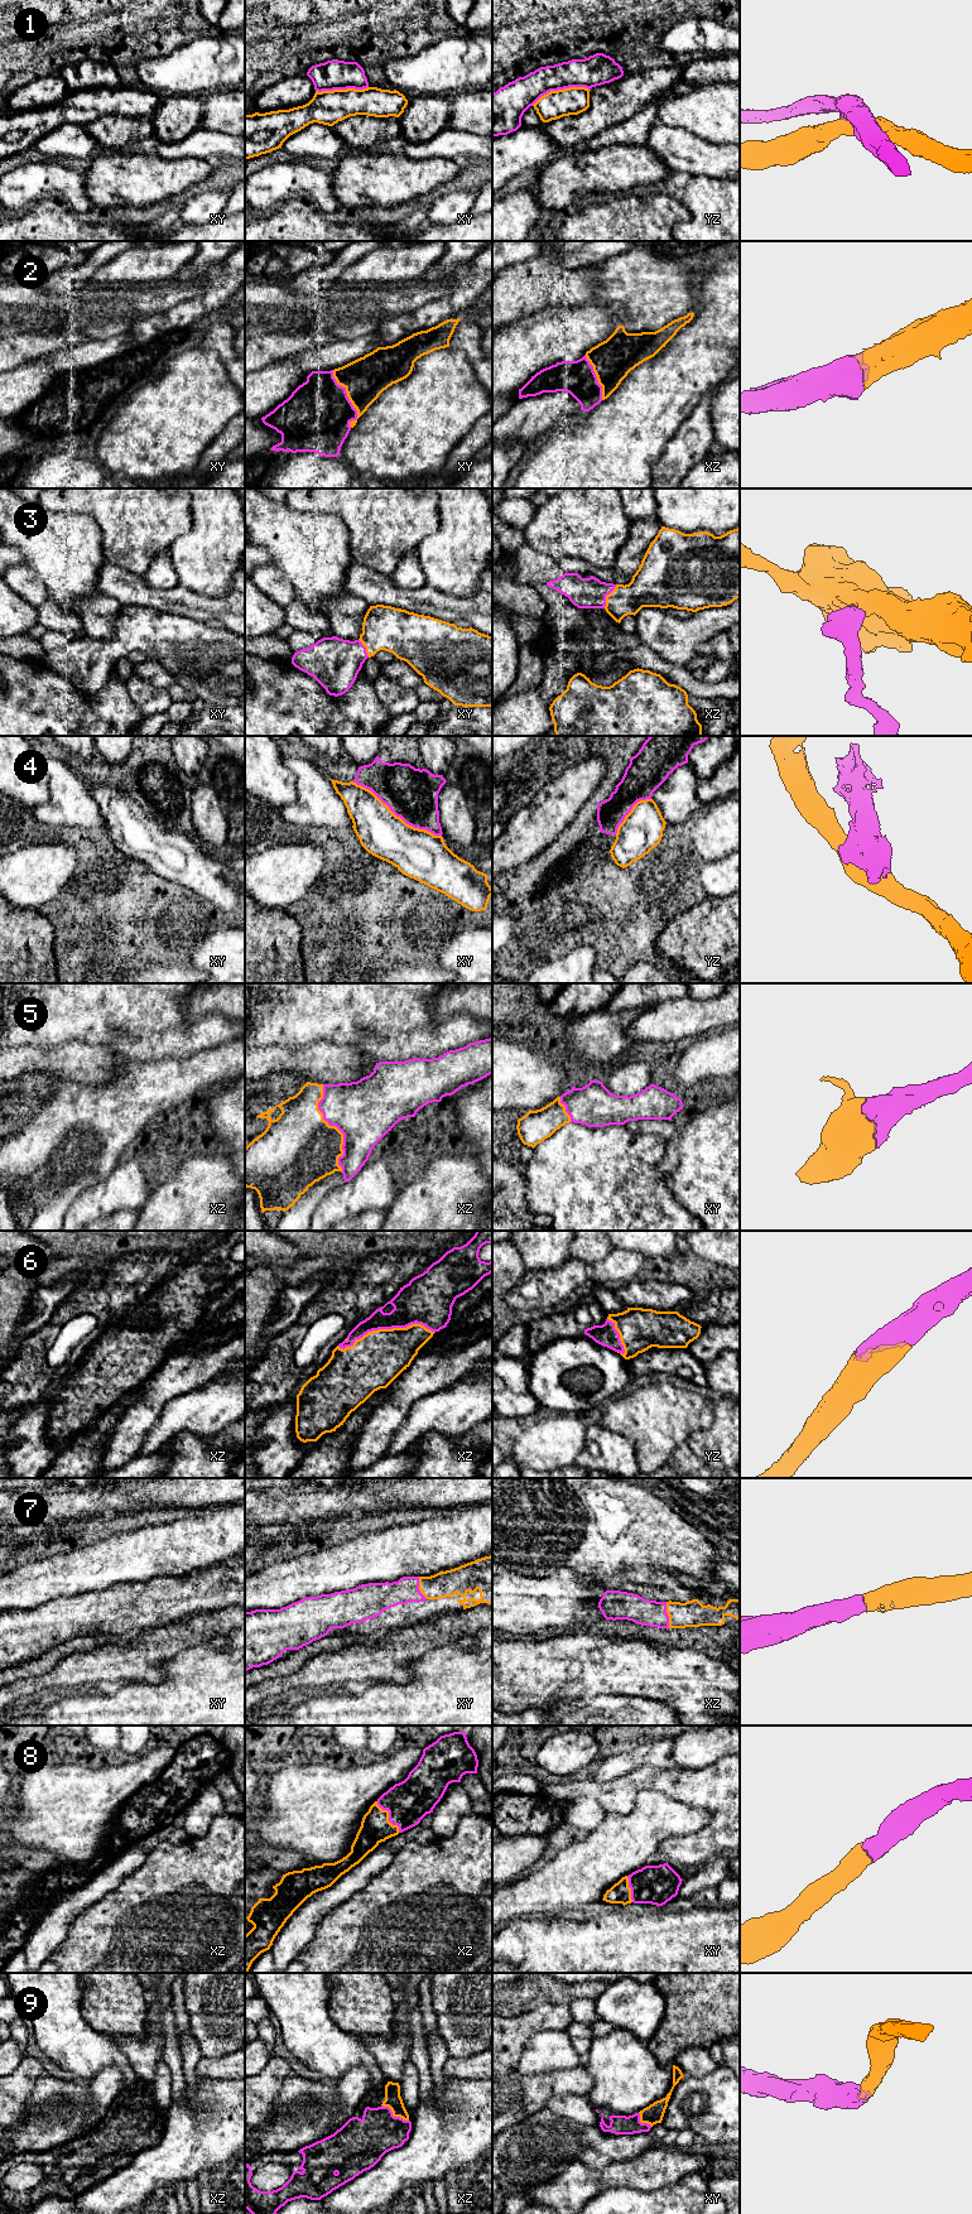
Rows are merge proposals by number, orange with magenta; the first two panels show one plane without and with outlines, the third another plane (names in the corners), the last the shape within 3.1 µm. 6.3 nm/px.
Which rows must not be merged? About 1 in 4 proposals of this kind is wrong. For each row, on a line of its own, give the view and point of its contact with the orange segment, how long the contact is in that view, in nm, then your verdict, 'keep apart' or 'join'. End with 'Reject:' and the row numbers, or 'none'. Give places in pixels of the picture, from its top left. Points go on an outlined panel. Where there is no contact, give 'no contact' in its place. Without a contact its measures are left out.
1: contact yz (559, 90); length 380 nm; keep apart
2: contact xy (349, 398); length 380 nm; join
3: contact xz (606, 596); length 170 nm; join
4: contact xy (395, 816); length 650 nm; keep apart
5: contact xz (335, 1126); length 550 nm; join
6: contact xz (385, 1329); length 650 nm; join
7: contact xz (668, 1615); length 170 nm; join
8: contact xz (388, 1817); length 240 nm; join
9: contact xz (394, 2116); length 200 nm; join
Reject: 1, 4

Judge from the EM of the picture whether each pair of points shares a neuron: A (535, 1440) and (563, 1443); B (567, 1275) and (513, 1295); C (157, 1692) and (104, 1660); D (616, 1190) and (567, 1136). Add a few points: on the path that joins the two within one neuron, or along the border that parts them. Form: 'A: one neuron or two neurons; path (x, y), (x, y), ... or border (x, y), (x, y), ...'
A: one neuron; path (542, 1443), (557, 1443)
B: one neuron; path (553, 1289), (539, 1303), (527, 1303)
C: two neurons; border (163, 1663), (162, 1676), (158, 1680), (130, 1681)
D: one neuron; path (602, 1177), (576, 1150)

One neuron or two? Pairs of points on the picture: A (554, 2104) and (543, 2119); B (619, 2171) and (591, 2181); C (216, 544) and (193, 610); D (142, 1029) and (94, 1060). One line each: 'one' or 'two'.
A: two
B: one
C: two
D: two

